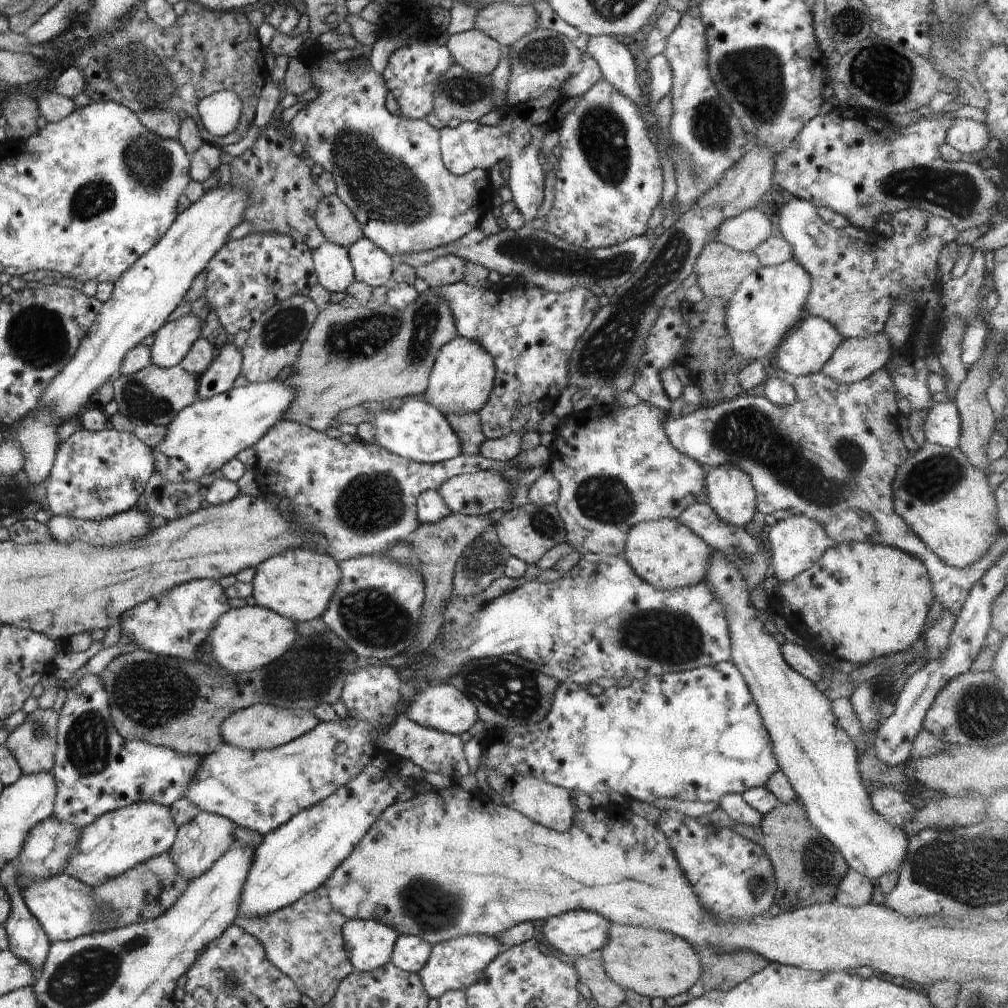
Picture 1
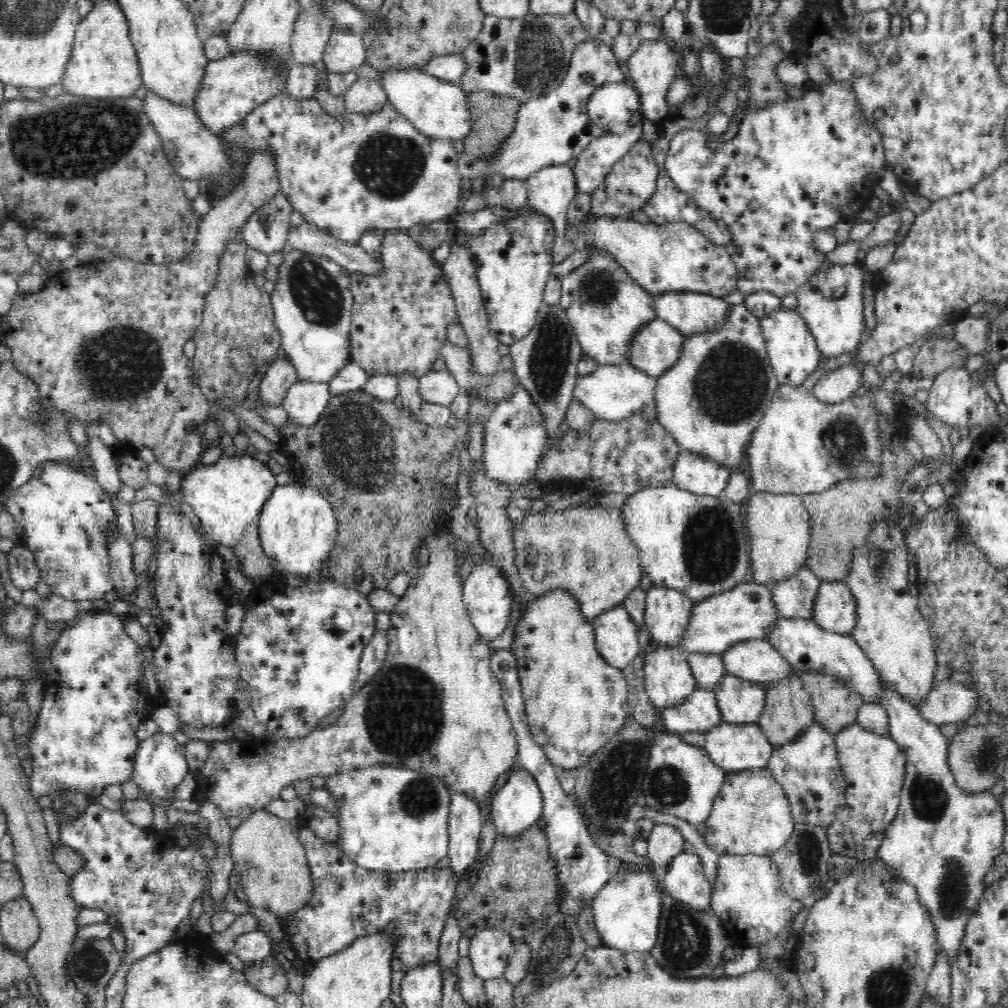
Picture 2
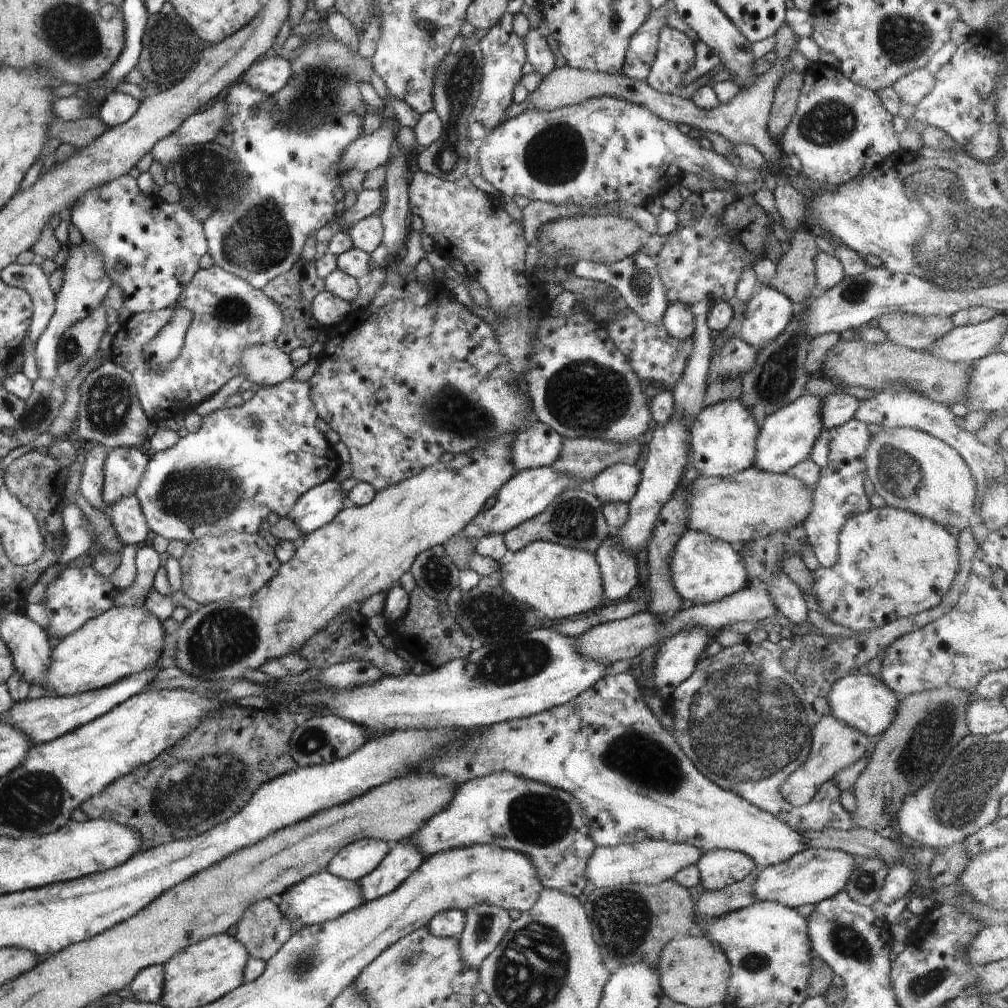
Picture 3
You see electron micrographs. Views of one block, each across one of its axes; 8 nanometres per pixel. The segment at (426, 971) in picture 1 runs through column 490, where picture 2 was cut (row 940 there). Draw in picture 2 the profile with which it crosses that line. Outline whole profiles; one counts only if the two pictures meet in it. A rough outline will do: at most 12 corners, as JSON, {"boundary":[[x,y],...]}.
{"boundary":[[885,684],[906,757],[876,858],[958,954],[1004,853],[992,792],[948,769],[944,728]]}

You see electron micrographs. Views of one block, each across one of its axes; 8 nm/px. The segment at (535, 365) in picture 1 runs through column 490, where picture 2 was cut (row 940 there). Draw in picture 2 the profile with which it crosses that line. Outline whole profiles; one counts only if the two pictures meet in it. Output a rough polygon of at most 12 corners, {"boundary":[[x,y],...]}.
{"boundary":[[300,823],[313,893],[281,921],[319,961],[393,936],[393,971],[437,961],[450,866],[378,873]]}

